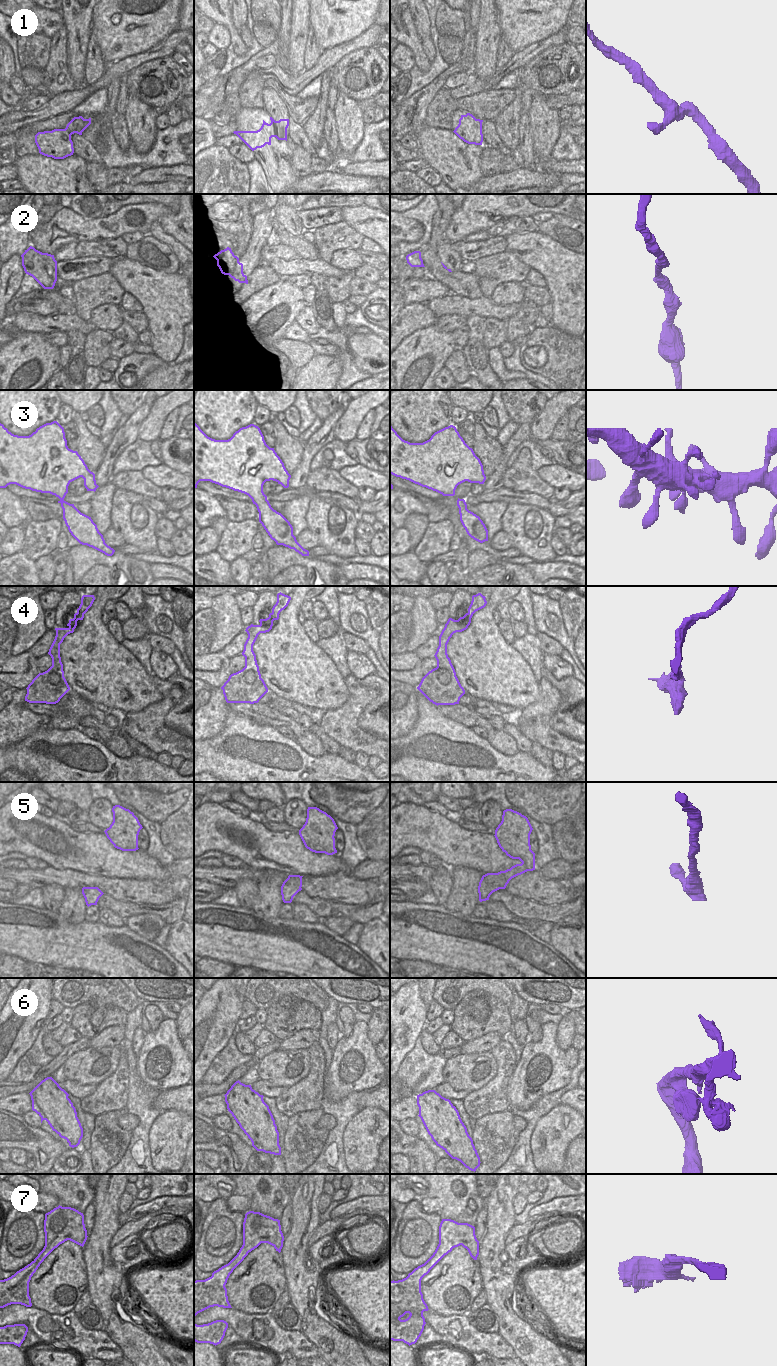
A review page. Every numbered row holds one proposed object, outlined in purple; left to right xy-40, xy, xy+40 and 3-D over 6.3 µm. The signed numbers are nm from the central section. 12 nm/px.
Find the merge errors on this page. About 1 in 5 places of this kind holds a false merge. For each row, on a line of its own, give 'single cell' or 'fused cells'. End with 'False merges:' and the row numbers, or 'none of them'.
1: single cell
2: single cell
3: single cell
4: single cell
5: single cell
6: fused cells
7: single cell
False merges: 6

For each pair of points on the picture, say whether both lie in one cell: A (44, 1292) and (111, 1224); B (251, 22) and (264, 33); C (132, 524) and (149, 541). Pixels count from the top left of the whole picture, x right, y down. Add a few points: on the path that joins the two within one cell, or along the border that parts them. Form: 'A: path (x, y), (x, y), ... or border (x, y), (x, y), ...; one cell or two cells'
A: border (82, 1247), (87, 1276); two cells
B: border (263, 10), (265, 22), (258, 23), (253, 33); two cells
C: path (136, 528), (145, 537); one cell

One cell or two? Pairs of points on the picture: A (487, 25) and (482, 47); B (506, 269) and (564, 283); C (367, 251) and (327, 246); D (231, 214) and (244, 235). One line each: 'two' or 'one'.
A: two
B: two
C: two
D: two

